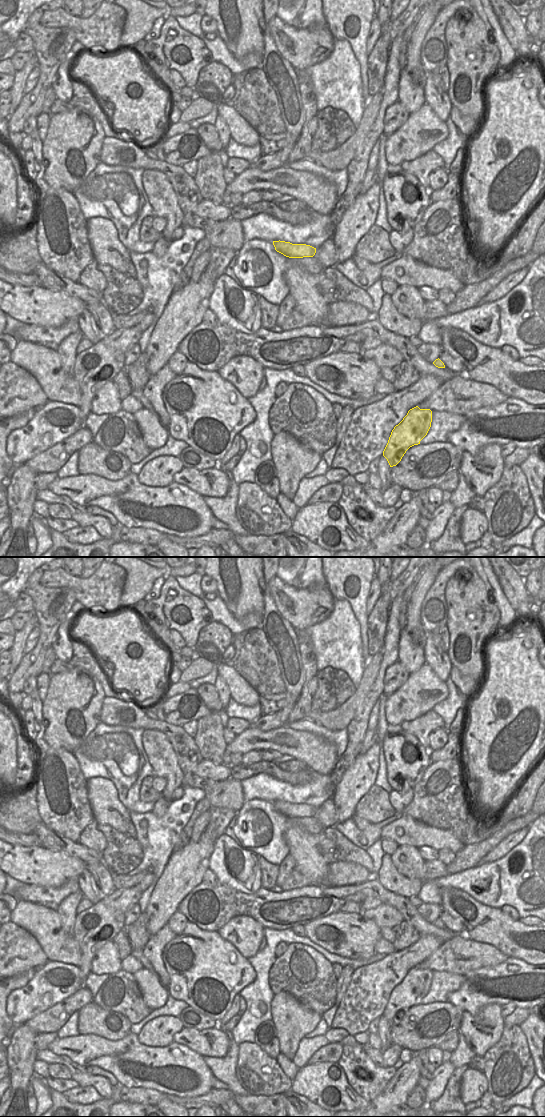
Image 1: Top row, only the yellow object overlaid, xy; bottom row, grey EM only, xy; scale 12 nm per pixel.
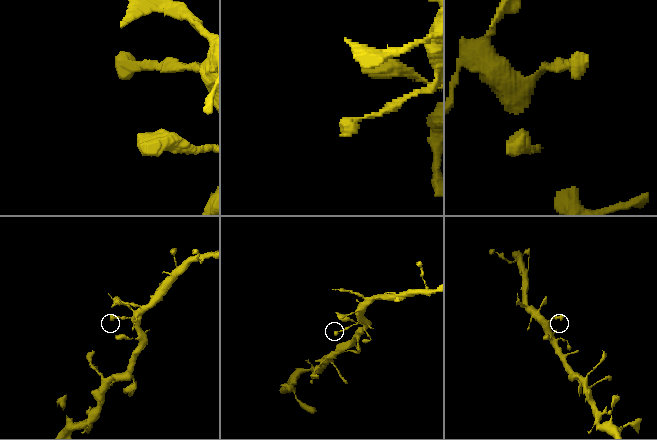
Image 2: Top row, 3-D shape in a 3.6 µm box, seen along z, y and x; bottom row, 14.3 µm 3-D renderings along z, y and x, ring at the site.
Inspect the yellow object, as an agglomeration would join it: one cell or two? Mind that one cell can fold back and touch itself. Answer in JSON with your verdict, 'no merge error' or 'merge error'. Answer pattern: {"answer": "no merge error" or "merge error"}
{"answer": "no merge error"}

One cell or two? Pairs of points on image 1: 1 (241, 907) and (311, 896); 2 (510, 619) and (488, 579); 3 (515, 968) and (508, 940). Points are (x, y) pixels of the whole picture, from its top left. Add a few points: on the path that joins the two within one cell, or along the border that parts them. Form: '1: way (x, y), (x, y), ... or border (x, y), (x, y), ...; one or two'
1: way (258, 905), (294, 905); one
2: way (505, 609), (494, 589); one
3: border (508, 956), (522, 959), (534, 965); two

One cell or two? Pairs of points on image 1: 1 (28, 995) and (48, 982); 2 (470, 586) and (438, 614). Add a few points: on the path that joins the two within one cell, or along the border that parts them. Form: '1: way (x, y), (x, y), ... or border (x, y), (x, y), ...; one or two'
1: way (33, 995), (43, 987); one
2: border (446, 582), (447, 622), (445, 624); two

